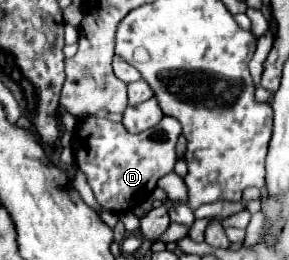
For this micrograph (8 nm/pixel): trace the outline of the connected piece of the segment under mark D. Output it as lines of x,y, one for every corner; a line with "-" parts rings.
163,117
155,127
131,135
121,123
109,119
87,119
81,121
73,149
77,167
85,173
89,187
97,203
113,213
123,213
135,209
147,201
157,185
157,179
171,173
177,161
175,143
181,135
181,125
173,117

